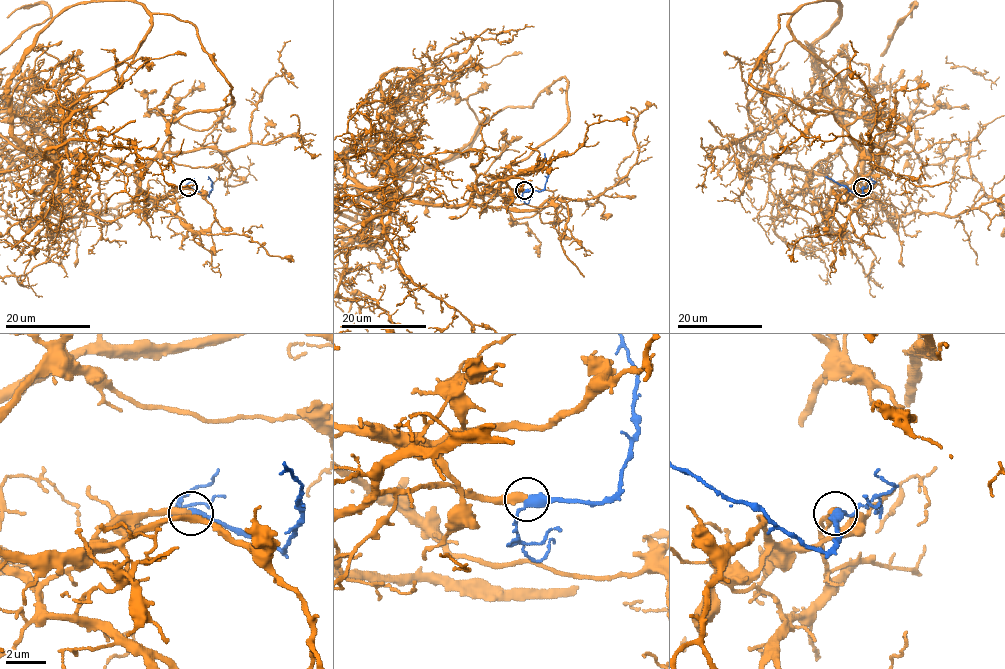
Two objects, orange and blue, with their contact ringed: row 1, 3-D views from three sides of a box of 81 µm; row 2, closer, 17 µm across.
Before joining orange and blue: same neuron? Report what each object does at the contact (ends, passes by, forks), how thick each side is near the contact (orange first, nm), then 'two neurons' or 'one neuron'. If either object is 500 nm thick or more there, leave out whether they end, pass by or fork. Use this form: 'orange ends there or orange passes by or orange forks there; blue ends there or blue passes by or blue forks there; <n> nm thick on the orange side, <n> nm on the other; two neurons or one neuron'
orange ends there; blue passes by; 440 nm thick on the orange side, 360 nm on the other; one neuron

